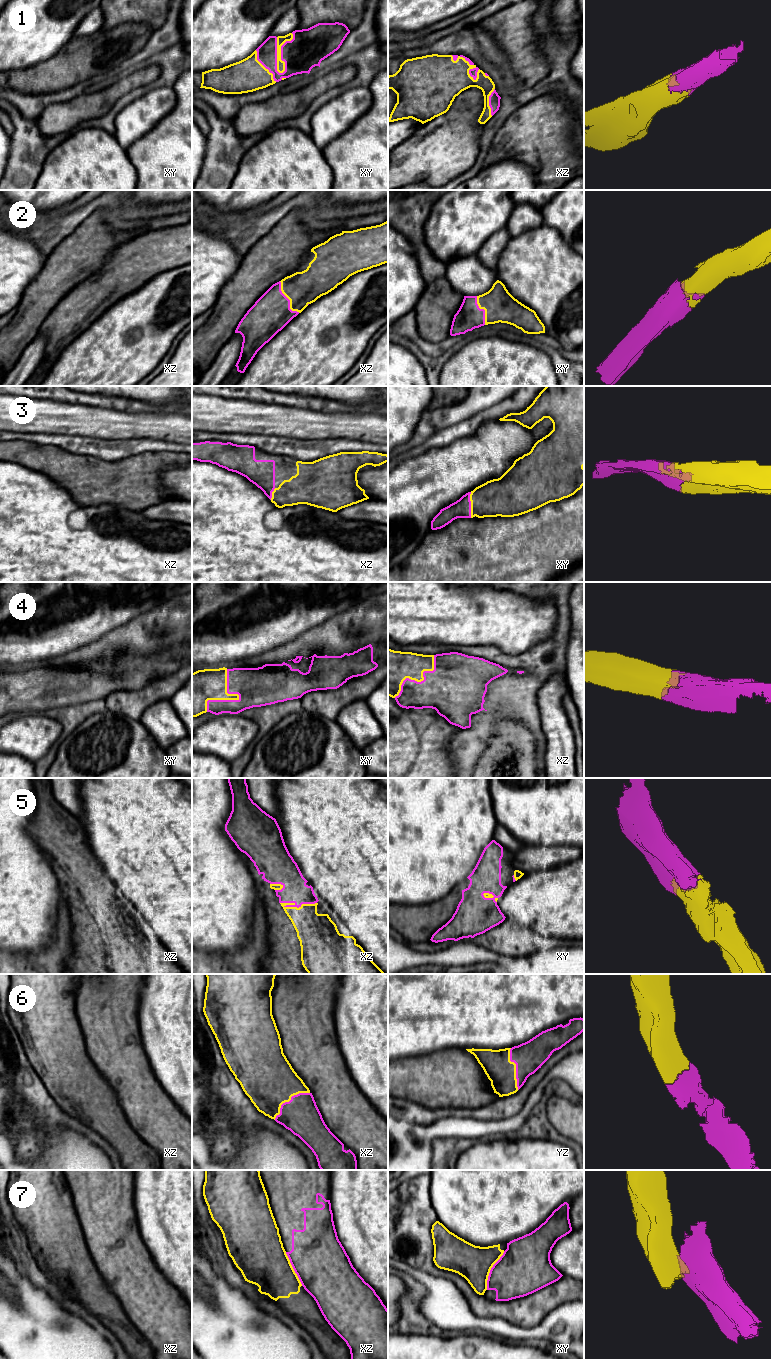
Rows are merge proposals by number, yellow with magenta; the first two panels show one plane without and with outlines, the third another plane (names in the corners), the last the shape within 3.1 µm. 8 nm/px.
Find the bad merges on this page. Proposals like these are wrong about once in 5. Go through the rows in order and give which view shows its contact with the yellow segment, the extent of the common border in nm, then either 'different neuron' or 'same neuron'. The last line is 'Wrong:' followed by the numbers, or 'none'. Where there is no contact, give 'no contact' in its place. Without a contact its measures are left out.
1: xy | 340 nm | same neuron
2: xz | 300 nm | same neuron
3: xy | 200 nm | same neuron
4: xy | 380 nm | same neuron
5: xz | 300 nm | same neuron
6: xz | 360 nm | same neuron
7: xy | 340 nm | different neuron
Wrong: 7

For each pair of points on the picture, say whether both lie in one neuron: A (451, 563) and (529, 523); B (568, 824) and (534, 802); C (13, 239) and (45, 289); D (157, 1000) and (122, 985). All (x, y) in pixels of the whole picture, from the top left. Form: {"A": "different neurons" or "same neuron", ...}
{"A": "same neuron", "B": "same neuron", "C": "different neurons", "D": "different neurons"}

